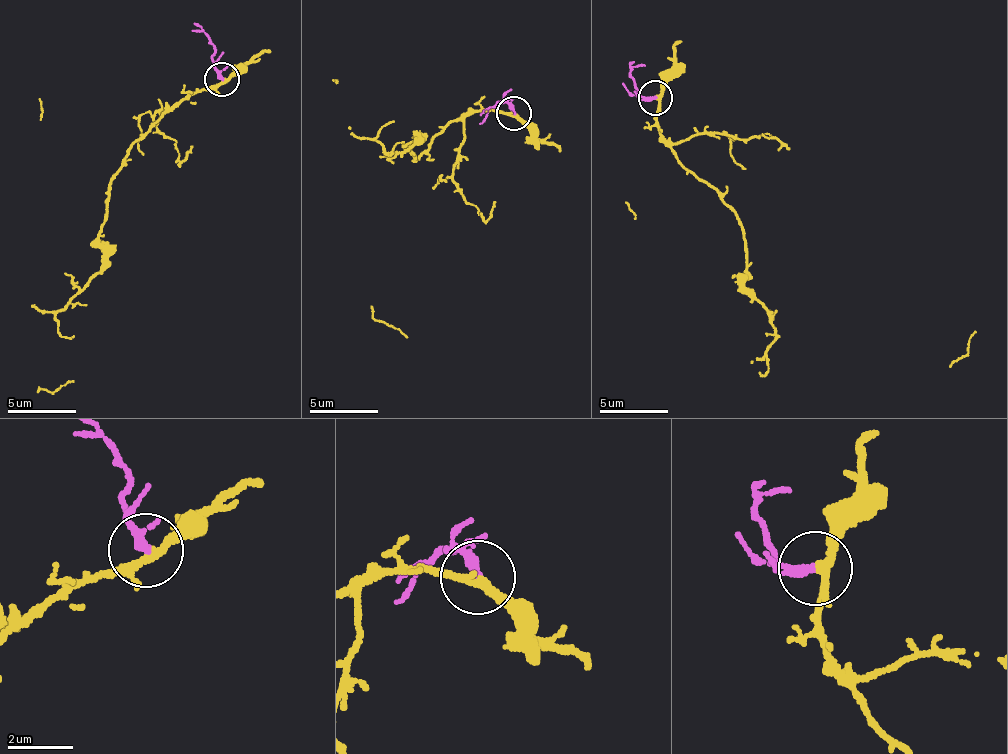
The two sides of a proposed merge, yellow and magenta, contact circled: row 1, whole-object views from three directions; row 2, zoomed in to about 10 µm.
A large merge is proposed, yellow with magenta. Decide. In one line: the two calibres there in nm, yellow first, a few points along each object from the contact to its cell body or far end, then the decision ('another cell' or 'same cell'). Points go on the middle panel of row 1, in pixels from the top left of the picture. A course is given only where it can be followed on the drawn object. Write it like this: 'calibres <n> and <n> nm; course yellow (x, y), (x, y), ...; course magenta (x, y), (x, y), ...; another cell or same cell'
calibres 200 and 280 nm; course yellow (515, 114), (465, 115), (415, 158), (414, 137), (414, 144), (382, 155), (374, 309), (376, 321), (406, 337); course magenta (515, 114), (503, 102), (491, 107), (480, 122); same cell

